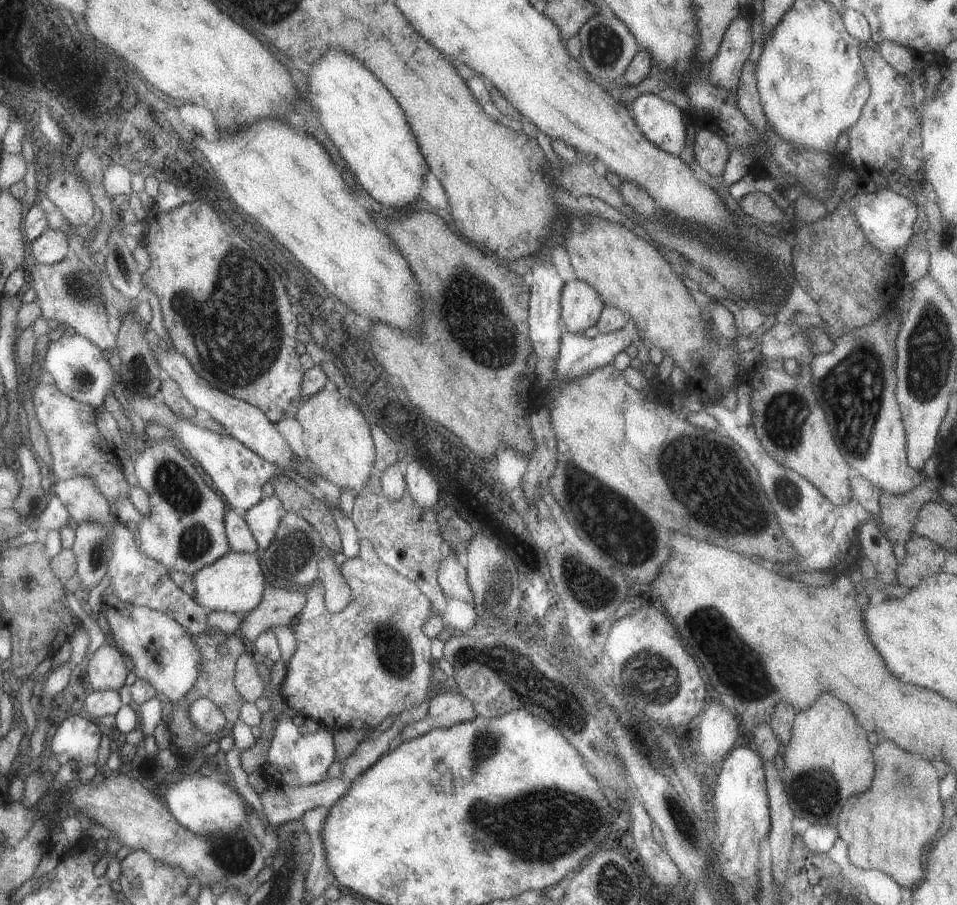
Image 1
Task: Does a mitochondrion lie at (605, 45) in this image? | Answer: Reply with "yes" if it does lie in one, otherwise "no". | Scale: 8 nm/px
yes

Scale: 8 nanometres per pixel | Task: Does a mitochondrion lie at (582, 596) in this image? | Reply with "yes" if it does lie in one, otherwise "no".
yes

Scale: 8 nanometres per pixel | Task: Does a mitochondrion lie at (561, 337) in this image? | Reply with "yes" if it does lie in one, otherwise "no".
no

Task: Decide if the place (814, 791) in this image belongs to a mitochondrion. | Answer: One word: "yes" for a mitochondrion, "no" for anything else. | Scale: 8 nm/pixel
yes

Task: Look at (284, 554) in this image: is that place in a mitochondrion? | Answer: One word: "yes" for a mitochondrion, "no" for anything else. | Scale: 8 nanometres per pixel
yes

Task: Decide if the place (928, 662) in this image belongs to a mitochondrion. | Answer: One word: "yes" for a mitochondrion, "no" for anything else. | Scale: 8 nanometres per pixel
no

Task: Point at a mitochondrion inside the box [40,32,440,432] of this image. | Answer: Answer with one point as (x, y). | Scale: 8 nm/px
(244, 329)

